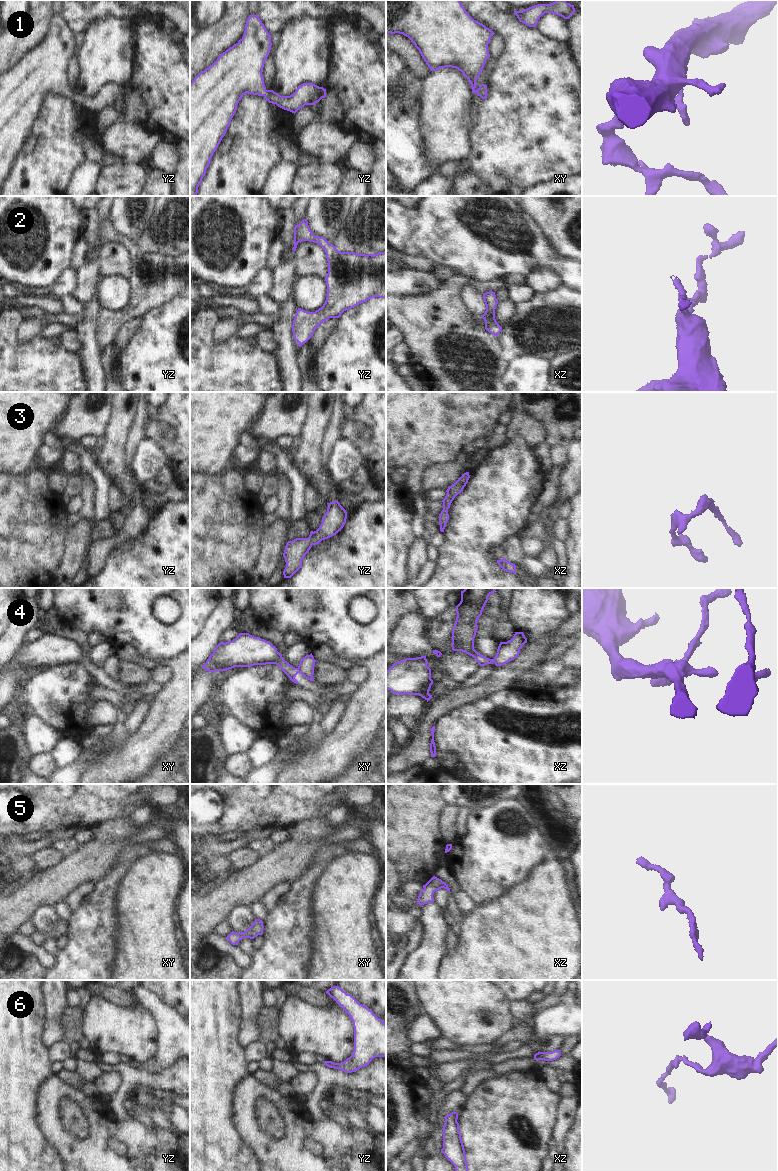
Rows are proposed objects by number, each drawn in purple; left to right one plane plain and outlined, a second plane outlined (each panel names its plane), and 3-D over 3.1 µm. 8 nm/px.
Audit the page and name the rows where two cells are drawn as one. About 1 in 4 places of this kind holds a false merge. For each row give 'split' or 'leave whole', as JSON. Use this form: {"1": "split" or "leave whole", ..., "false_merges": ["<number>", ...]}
{"1": "leave whole", "2": "leave whole", "3": "leave whole", "4": "split", "5": "leave whole", "6": "leave whole", "false_merges": ["4"]}

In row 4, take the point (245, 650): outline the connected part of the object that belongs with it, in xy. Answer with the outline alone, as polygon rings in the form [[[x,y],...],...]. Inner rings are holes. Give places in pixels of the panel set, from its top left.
[[[239,633],[232,641],[220,642],[209,656],[203,669],[213,673],[226,671],[234,667],[276,664],[296,684],[299,670],[287,661],[270,642],[254,637],[249,633]]]

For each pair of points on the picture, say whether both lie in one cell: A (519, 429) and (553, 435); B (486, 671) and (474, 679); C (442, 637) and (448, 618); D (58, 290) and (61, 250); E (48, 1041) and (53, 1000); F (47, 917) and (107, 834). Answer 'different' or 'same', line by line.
A: different
B: same
C: same
D: different
E: same
F: different

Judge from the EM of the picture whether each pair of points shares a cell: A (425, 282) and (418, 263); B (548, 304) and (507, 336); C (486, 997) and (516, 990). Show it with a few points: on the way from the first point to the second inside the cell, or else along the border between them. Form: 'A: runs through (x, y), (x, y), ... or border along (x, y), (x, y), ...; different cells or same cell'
A: border along (399, 269), (416, 269), (431, 272); different cells
B: runs through (539, 315), (518, 334); same cell
C: border along (501, 990), (511, 1001); different cells

